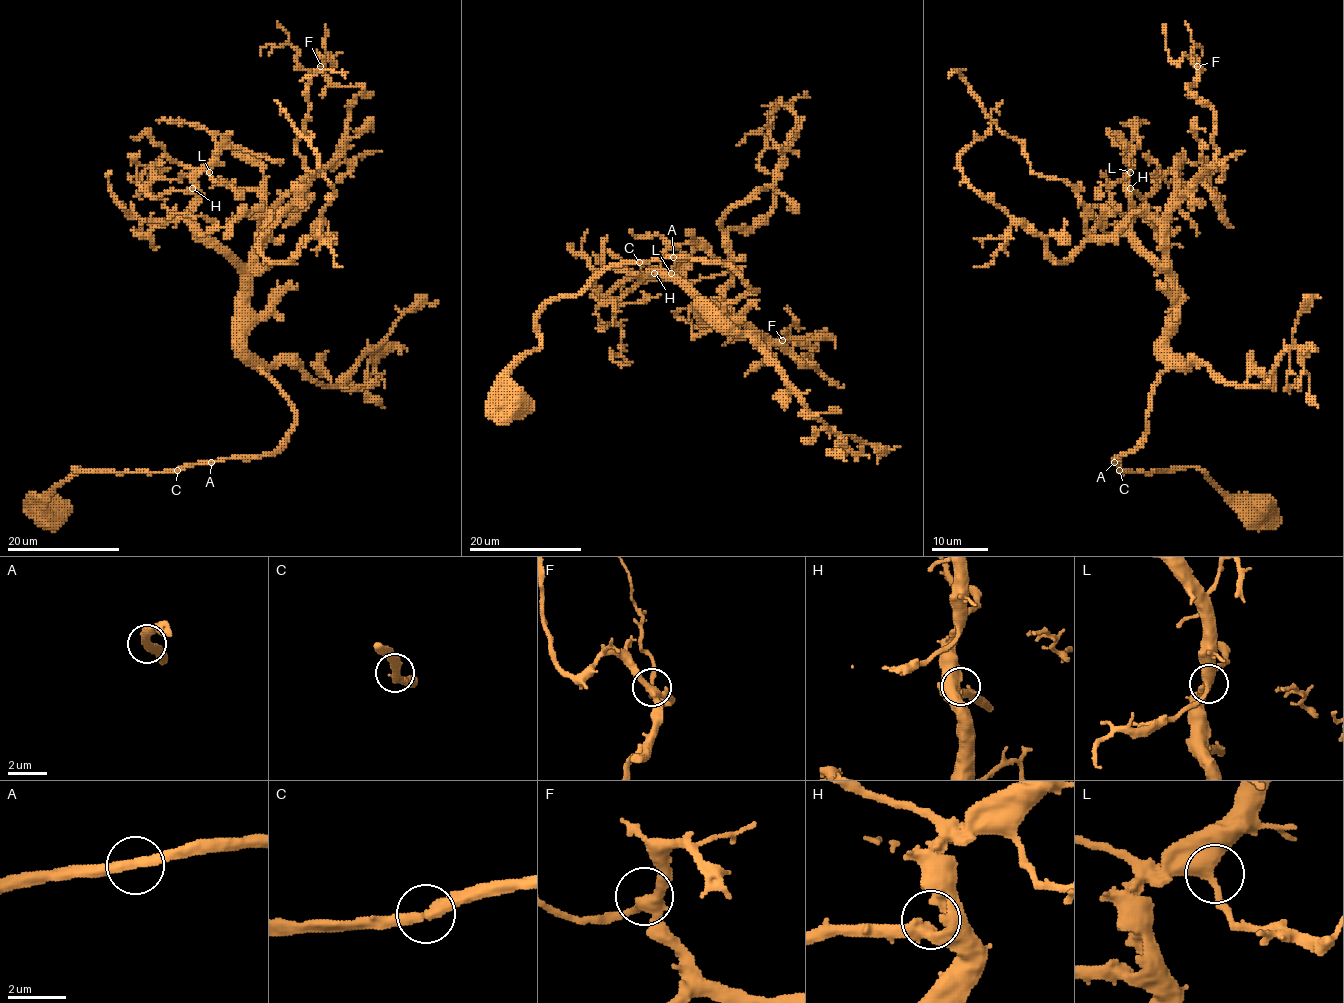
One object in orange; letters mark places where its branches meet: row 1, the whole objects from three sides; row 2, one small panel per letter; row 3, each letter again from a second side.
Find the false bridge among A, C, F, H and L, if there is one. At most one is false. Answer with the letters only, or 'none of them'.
none of them

